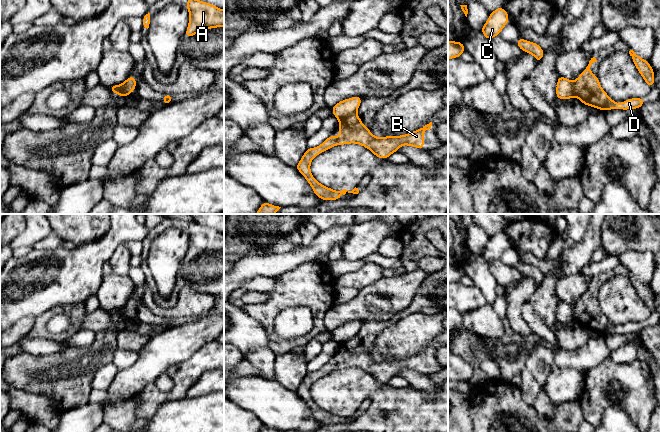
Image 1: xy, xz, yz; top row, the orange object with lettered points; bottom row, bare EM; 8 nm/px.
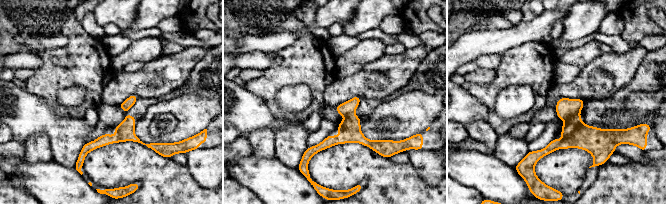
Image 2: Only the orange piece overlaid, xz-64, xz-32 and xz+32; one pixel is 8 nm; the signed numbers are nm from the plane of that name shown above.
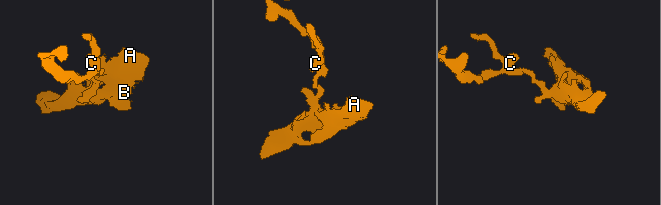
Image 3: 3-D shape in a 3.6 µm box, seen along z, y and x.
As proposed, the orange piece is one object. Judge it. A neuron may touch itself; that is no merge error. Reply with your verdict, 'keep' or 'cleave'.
cleave

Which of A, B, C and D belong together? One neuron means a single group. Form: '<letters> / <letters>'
A B D / C

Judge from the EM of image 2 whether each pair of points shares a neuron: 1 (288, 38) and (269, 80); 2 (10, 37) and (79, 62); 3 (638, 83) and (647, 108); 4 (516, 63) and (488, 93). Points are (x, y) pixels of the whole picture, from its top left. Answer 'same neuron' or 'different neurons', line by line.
1: different neurons
2: same neuron
3: different neurons
4: same neuron

